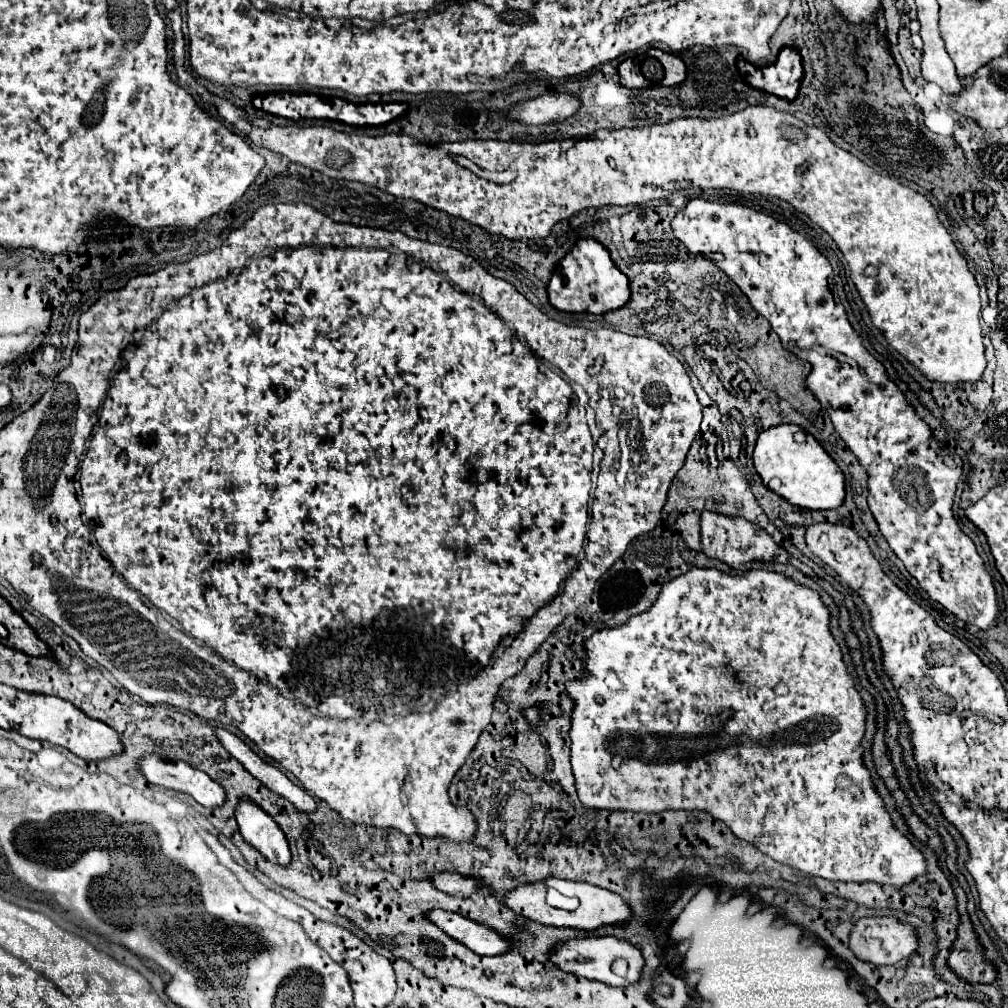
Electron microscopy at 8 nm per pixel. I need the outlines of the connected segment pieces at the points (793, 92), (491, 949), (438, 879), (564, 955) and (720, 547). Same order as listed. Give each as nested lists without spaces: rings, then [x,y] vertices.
[[[781,48],[775,64],[769,64],[765,68],[761,68],[763,80],[765,84],[761,84],[759,88],[775,94],[779,98],[785,100],[793,100],[799,92],[799,84],[803,78],[803,66],[801,66],[801,56],[795,48]]]
[[[433,910],[427,914],[447,936],[453,940],[465,944],[473,952],[481,956],[495,956],[511,950],[511,940],[505,936],[499,936],[499,932],[493,932],[493,928],[479,924],[475,920],[469,920],[455,912],[445,910]]]
[[[439,872],[433,874],[429,878],[433,882],[433,886],[449,896],[463,896],[463,898],[471,898],[479,888],[483,888],[481,880],[477,878],[467,878],[463,874],[457,872]]]
[[[615,936],[567,940],[553,948],[551,962],[563,972],[571,972],[575,976],[583,976],[589,980],[599,980],[609,986],[635,984],[641,978],[641,970],[643,970],[643,956],[641,956],[639,948],[635,948],[631,942],[615,938]]]
[[[709,510],[701,514],[701,538],[703,538],[703,552],[709,558],[717,558],[729,564],[731,568],[739,568],[741,564],[753,560],[773,562],[781,550],[781,546],[775,544],[775,540],[767,532],[763,532],[763,528],[759,528],[757,524],[735,516],[725,516],[719,512],[709,512]]]

